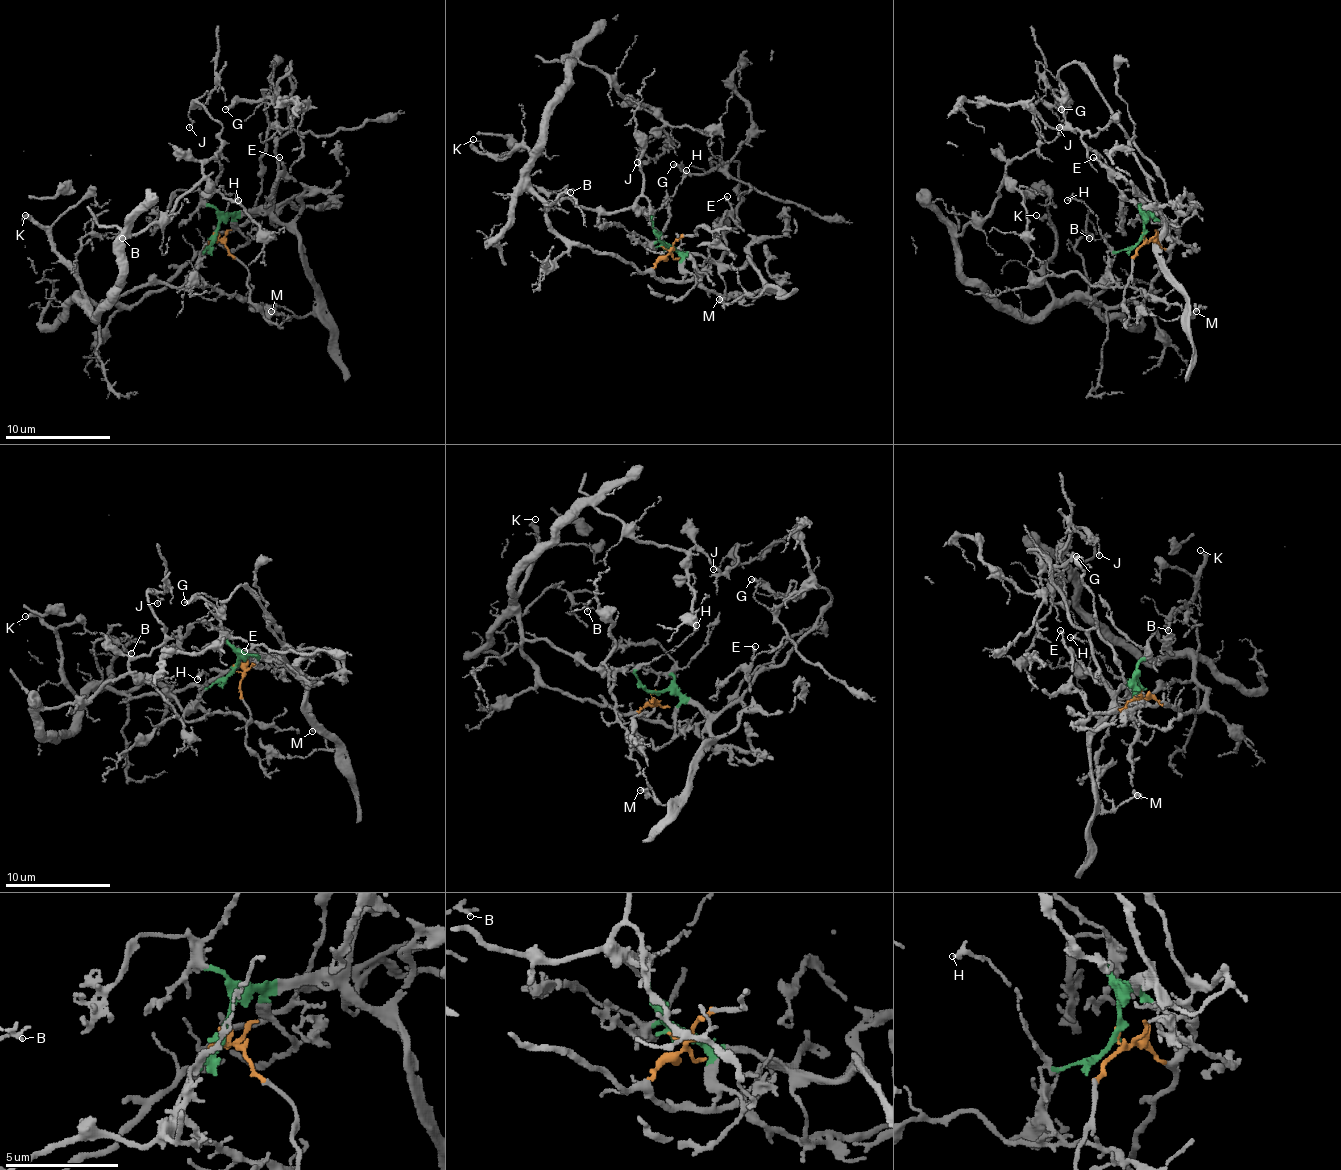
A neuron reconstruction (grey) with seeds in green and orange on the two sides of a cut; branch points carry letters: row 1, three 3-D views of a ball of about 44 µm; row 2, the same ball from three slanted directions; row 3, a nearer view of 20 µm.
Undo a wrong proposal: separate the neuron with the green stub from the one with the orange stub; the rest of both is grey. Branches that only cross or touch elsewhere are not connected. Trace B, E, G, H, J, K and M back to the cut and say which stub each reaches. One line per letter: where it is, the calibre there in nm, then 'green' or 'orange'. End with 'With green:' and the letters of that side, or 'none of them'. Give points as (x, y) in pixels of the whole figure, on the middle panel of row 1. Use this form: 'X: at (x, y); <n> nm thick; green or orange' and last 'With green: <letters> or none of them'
B: at (570, 192); 180 nm thick; orange
E: at (727, 196); 160 nm thick; green
G: at (673, 164); 220 nm thick; green
H: at (686, 170); 240 nm thick; green
J: at (637, 162); 120 nm thick; orange
K: at (473, 139); 220 nm thick; orange
M: at (719, 299); 280 nm thick; green
With green: E, G, H, M

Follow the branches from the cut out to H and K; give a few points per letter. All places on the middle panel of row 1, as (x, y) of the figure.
H: (663, 245), (655, 235), (652, 219), (687, 169)
K: (663, 245), (668, 253), (639, 272), (566, 243), (529, 185), (526, 148), (492, 158), (473, 140)

